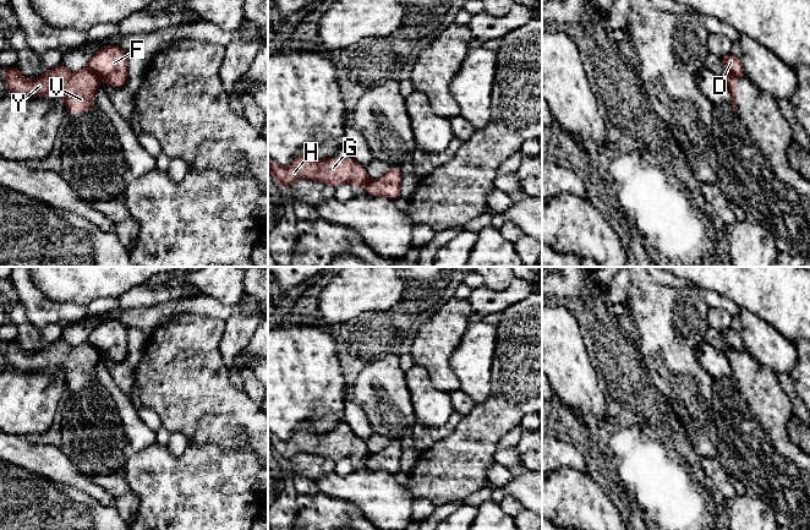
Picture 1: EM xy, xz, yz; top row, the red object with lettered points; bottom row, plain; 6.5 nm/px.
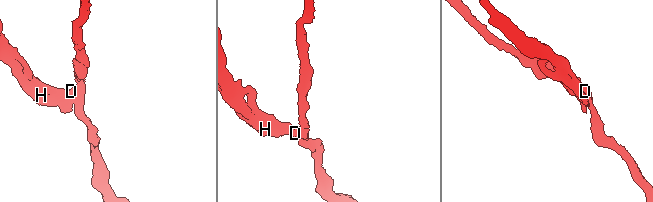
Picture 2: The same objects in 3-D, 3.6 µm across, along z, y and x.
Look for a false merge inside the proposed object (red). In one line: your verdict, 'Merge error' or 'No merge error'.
Merge error

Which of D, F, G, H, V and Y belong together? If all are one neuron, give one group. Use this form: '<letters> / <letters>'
D F / G H V Y

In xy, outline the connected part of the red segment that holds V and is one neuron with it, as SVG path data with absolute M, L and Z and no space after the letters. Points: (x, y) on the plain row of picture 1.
M62 337L35 354L26 354L17 339L4 343L2 350L10 367L50 372L61 370L66 376L66 387L75 389L81 389L97 378L95 366L100 361L99 351L91 343L73 346Z

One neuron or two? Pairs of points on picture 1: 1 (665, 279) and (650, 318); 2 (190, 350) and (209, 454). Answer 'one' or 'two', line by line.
1: two
2: two

